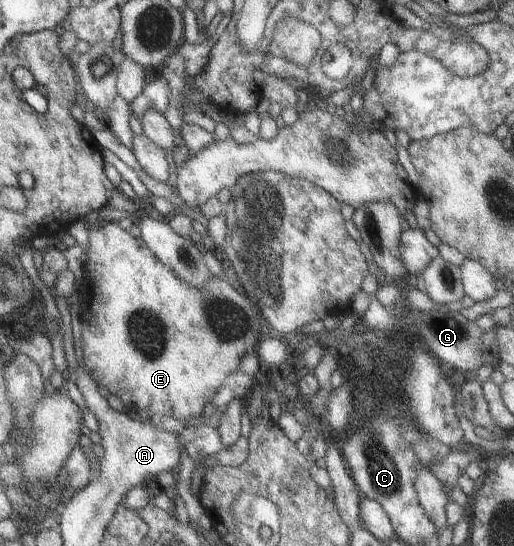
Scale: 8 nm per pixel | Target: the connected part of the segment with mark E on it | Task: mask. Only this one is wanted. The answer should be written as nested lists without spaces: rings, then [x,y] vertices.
[[[105,221],[99,226],[93,225],[88,231],[88,243],[85,249],[86,259],[82,264],[82,283],[76,291],[78,297],[79,320],[81,323],[81,351],[85,369],[88,370],[96,387],[104,387],[109,395],[127,401],[128,407],[136,407],[137,411],[147,411],[149,416],[166,415],[179,421],[192,422],[198,419],[201,410],[208,405],[221,382],[229,374],[237,371],[237,365],[244,355],[254,353],[260,337],[265,333],[264,320],[254,304],[249,303],[246,296],[237,293],[225,278],[211,277],[199,289],[189,287],[184,281],[177,279],[170,269],[167,269],[153,252],[143,243],[141,238],[132,237],[117,225],[115,221]]]

